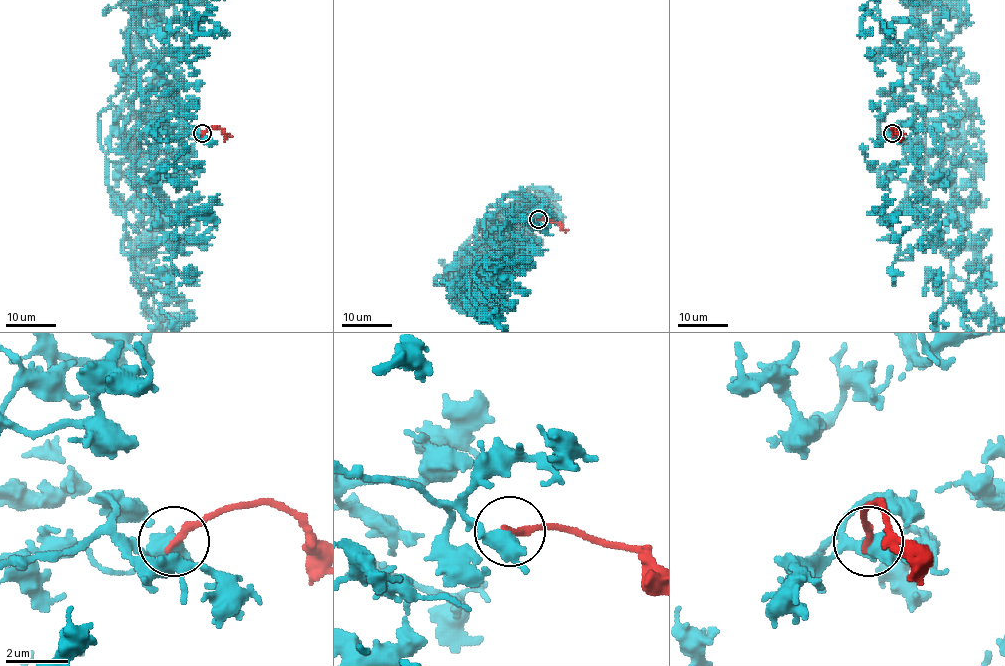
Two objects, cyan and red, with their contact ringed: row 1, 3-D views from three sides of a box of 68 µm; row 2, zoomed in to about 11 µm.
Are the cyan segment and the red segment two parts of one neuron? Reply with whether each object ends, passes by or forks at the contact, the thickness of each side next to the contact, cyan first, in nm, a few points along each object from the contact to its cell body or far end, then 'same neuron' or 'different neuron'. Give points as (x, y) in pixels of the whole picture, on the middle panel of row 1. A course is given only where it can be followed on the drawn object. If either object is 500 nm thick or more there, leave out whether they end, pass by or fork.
cyan passes by; red ends there; 460 nm thick on the cyan side, 280 nm on the other; red runs (538, 219), (553, 220), (567, 230); different neuron

